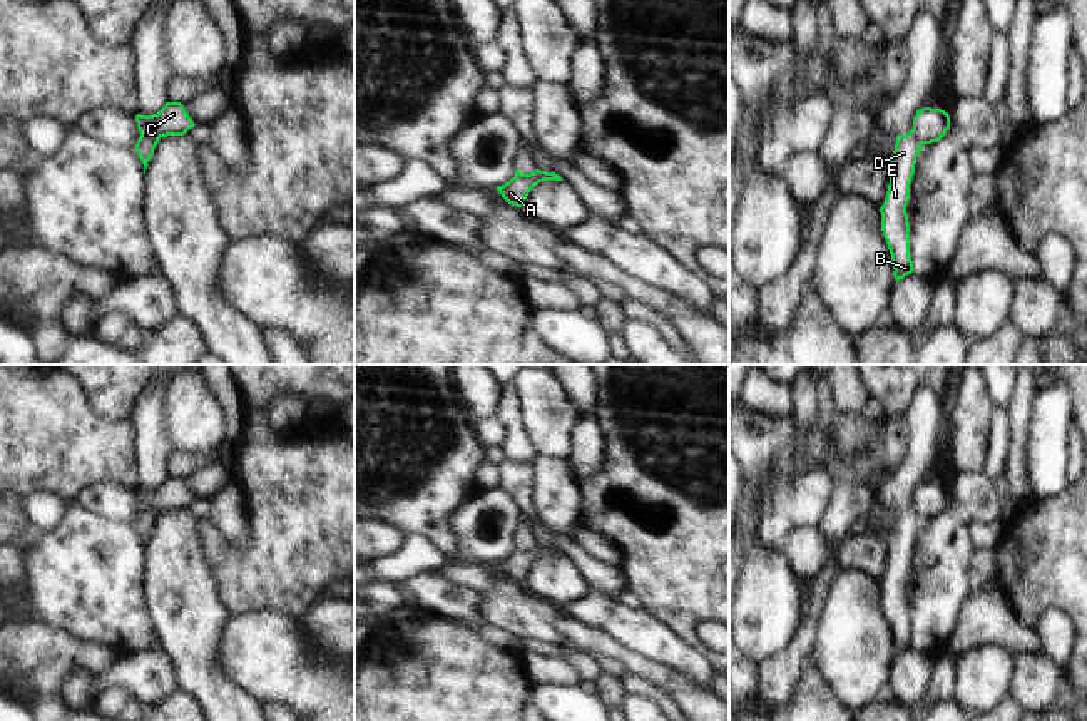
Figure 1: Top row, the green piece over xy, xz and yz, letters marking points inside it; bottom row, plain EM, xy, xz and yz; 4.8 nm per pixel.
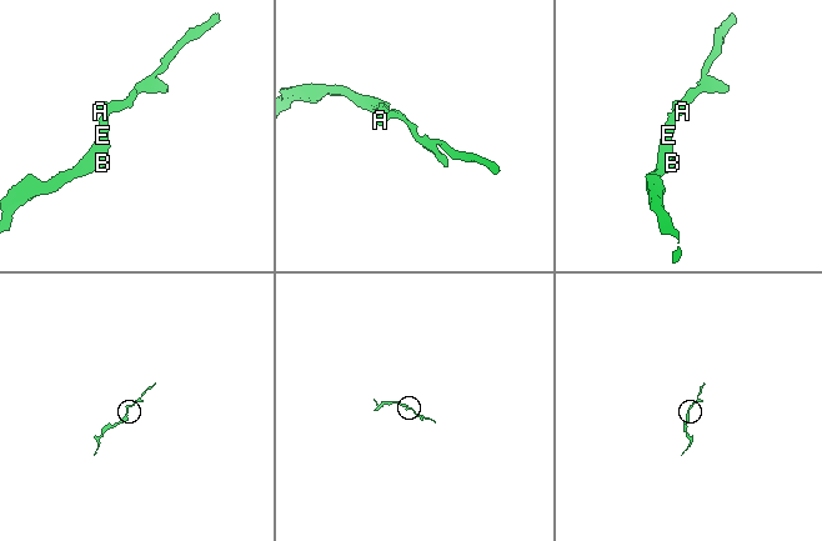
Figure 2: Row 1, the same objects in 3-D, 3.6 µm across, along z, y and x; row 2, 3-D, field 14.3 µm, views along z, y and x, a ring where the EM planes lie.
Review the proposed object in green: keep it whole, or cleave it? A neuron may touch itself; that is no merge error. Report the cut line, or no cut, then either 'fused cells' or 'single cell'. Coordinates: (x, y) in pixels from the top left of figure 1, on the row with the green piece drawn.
cut in xy along (141, 134), (159, 138); fused cells

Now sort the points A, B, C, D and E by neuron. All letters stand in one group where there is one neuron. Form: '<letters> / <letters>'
A C / B D E

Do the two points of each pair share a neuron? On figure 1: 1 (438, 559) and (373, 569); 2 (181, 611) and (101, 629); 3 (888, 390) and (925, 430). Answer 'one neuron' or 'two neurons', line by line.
1: one neuron
2: two neurons
3: two neurons

